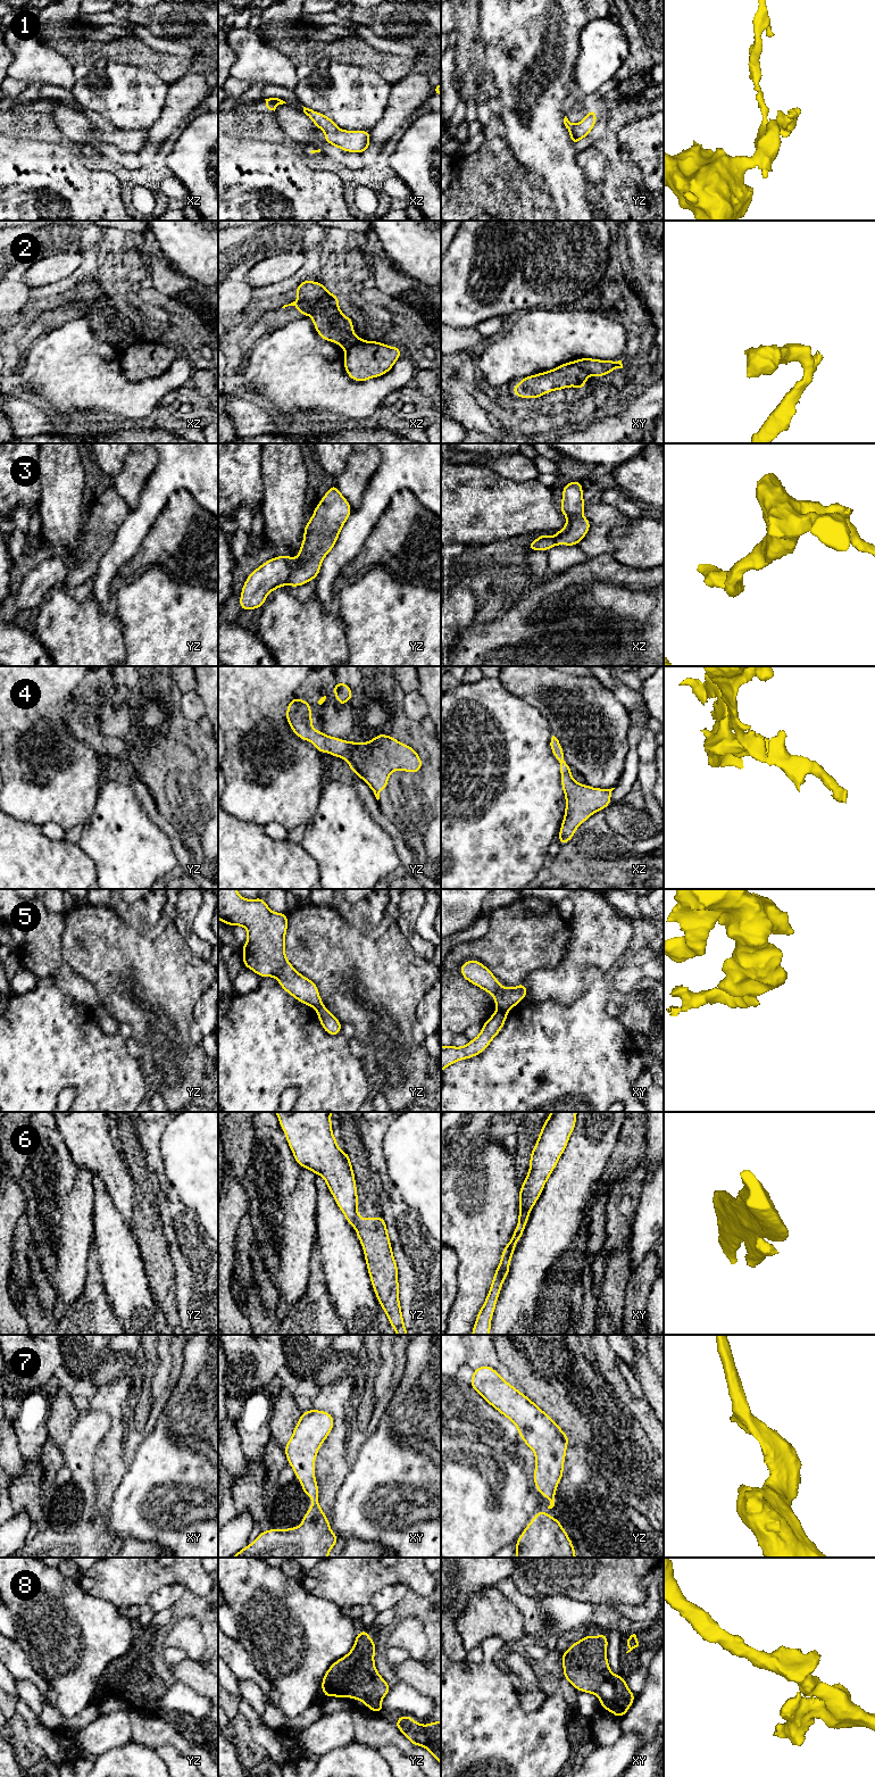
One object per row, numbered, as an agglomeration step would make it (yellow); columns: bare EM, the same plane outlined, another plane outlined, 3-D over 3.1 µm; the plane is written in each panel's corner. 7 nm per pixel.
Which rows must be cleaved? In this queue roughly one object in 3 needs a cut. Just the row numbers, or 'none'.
1, 2, 5, 6

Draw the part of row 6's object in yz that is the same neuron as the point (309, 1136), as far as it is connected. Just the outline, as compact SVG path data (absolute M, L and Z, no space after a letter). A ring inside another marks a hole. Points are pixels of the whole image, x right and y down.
M275 1112L280 1124L286 1136L288 1144L293 1153L295 1162L303 1169L311 1170L316 1176L320 1174L328 1190L335 1198L336 1205L347 1218L350 1226L355 1222L357 1204L357 1187L353 1168L350 1163L348 1151L342 1153L332 1134L332 1112Z

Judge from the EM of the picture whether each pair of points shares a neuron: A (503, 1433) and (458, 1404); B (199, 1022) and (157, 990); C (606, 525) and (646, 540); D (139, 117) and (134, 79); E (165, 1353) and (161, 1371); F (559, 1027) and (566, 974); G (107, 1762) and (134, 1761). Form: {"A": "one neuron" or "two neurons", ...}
{"A": "one neuron", "B": "two neurons", "C": "one neuron", "D": "one neuron", "E": "one neuron", "F": "two neurons", "G": "one neuron"}

